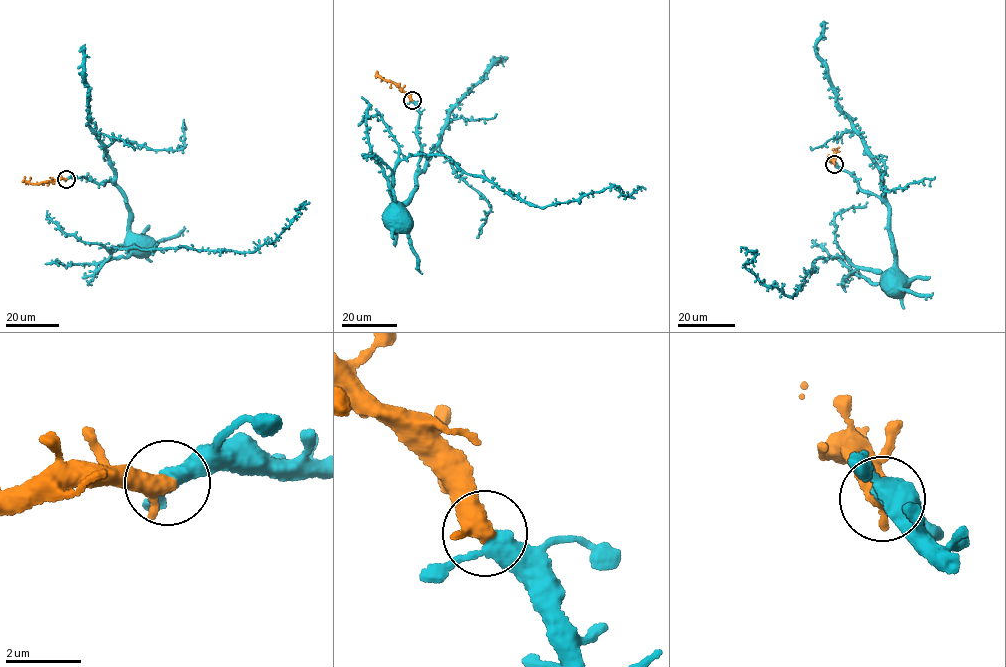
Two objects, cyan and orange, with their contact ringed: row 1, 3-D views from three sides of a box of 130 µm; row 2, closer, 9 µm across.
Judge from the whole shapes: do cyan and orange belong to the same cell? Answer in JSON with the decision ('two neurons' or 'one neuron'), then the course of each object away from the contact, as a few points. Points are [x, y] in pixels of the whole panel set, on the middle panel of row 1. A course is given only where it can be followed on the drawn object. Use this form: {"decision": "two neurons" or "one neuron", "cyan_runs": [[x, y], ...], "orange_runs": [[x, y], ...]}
{"decision": "one neuron", "cyan_runs": [[412, 100], [419, 114], [416, 132], [420, 161], [414, 188], [407, 199], [397, 205], [400, 218]], "orange_runs": [[412, 100], [398, 87], [377, 76]]}

